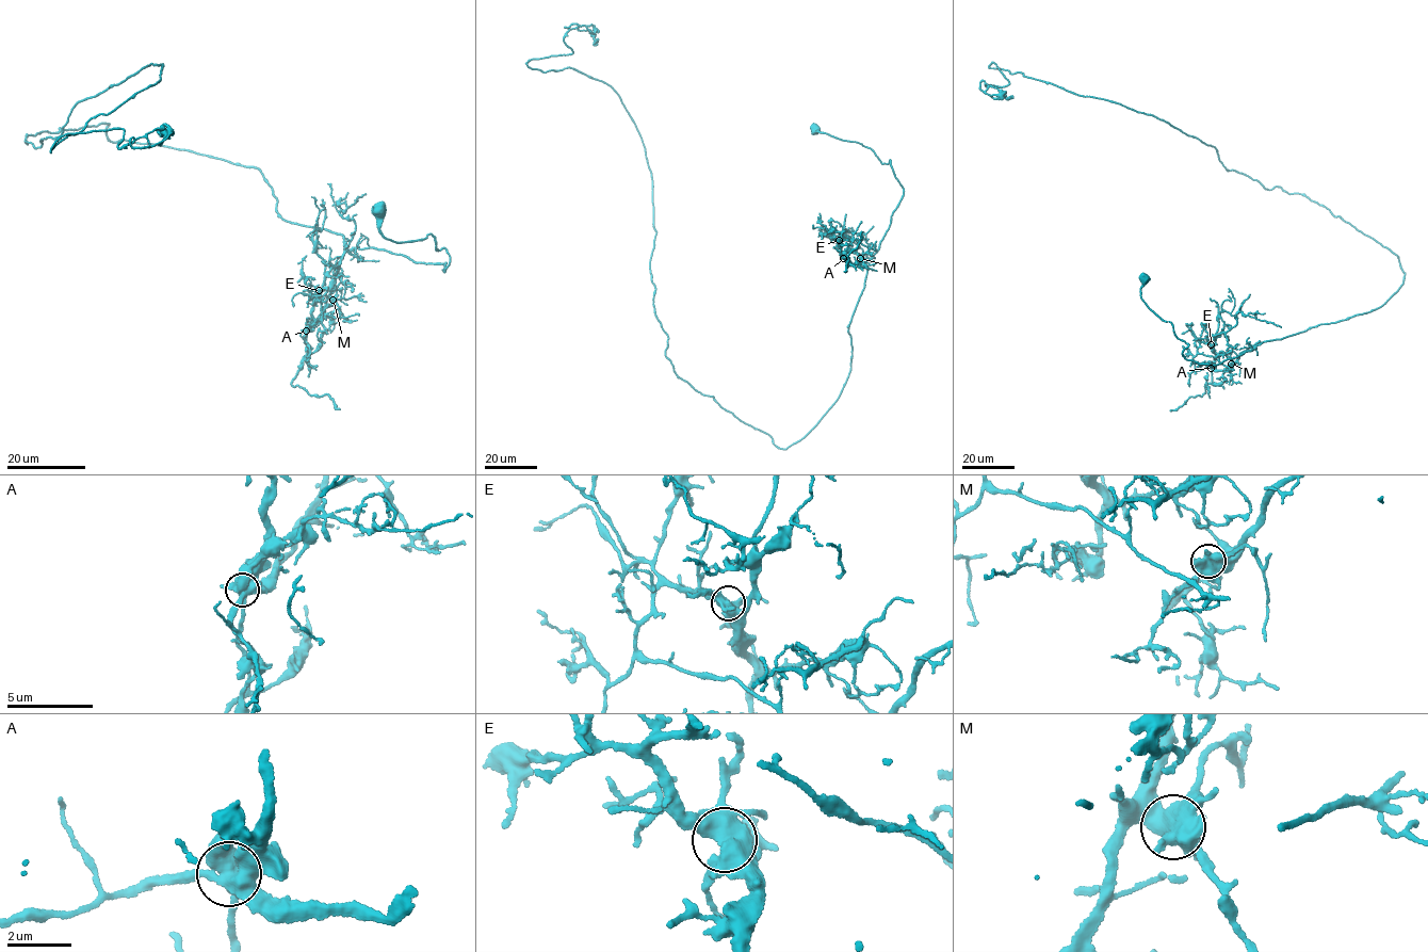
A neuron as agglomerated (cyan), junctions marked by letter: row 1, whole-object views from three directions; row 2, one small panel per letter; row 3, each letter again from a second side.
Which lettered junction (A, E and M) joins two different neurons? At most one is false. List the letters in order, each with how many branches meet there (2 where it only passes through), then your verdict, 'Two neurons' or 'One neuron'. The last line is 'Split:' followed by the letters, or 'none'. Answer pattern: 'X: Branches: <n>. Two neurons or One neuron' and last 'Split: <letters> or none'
A: Branches: 5. Two neurons
E: Branches: 5. One neuron
M: Branches: 5. One neuron
Split: A

